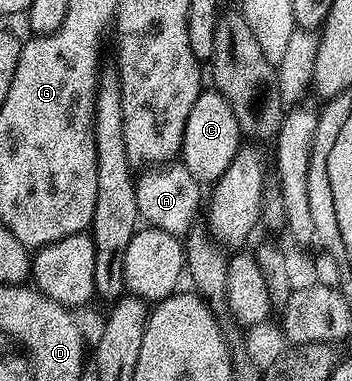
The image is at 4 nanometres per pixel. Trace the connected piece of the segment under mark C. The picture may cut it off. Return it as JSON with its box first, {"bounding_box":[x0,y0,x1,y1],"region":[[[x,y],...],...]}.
{"bounding_box":[180,90,242,186],"region":[[[205,90],[199,98],[195,98],[195,106],[191,106],[191,114],[187,114],[187,130],[181,143],[180,163],[202,186],[216,184],[218,178],[231,166],[231,158],[235,158],[237,149],[242,147],[241,127],[227,102],[215,90]]]}

